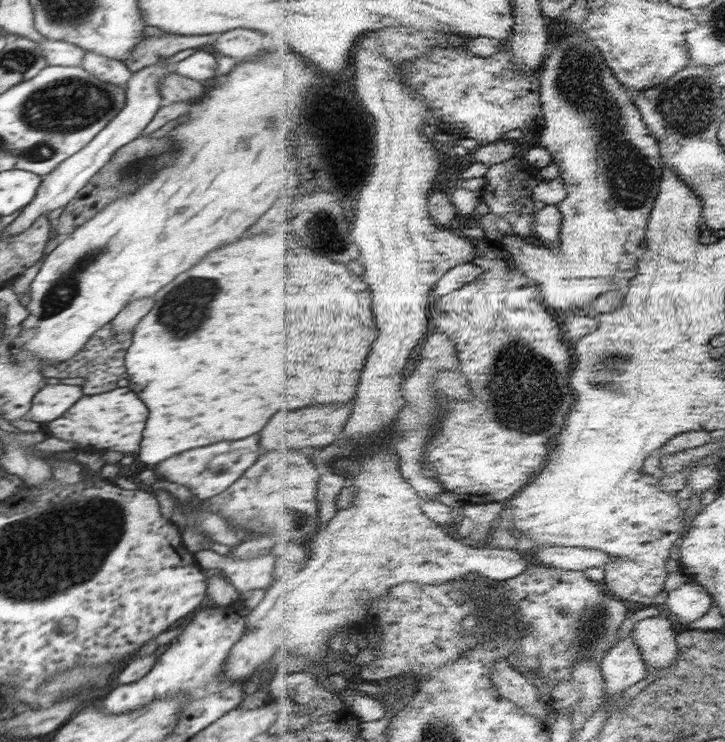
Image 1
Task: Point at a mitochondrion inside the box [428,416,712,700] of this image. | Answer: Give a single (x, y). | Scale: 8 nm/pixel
(593, 623)

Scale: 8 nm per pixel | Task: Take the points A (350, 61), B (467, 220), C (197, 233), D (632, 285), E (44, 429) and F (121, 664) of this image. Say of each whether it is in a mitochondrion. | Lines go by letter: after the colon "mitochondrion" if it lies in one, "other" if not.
A: other
B: other
C: other
D: other
E: other
F: other

